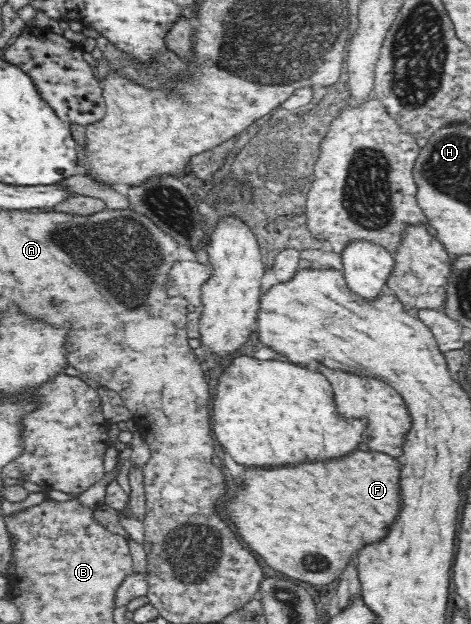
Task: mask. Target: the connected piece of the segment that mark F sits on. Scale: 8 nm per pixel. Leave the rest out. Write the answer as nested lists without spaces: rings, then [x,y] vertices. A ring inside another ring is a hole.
[[[360,449],[324,462],[308,461],[284,468],[244,467],[244,480],[238,481],[234,496],[223,502],[223,511],[234,522],[239,538],[245,540],[272,570],[295,582],[322,586],[340,579],[354,552],[387,536],[401,509],[400,471],[396,458]]]

